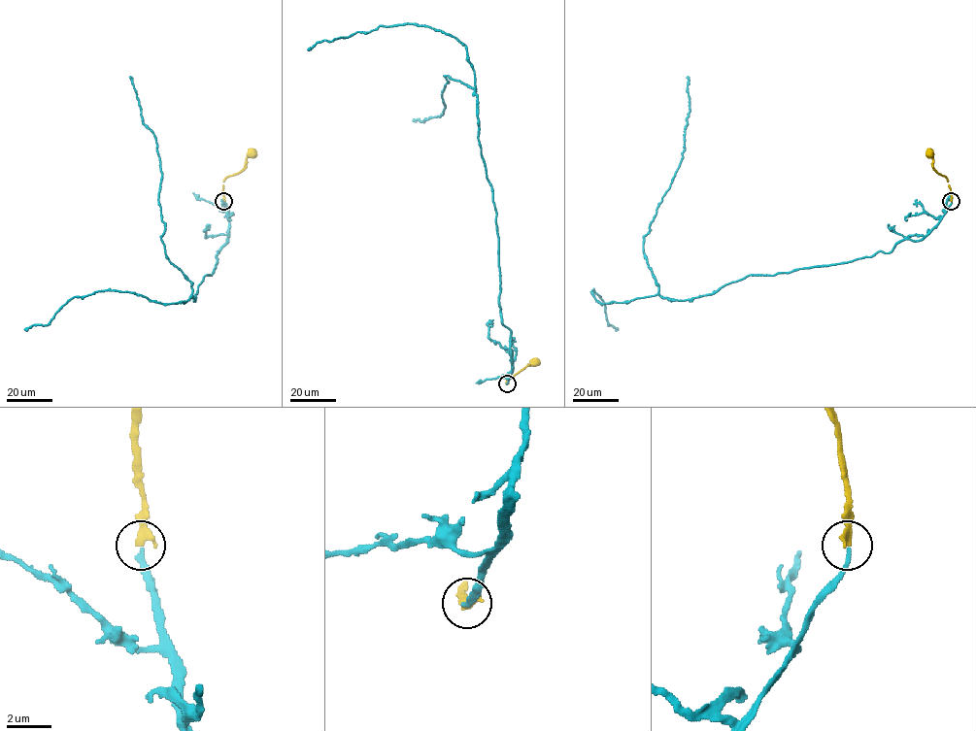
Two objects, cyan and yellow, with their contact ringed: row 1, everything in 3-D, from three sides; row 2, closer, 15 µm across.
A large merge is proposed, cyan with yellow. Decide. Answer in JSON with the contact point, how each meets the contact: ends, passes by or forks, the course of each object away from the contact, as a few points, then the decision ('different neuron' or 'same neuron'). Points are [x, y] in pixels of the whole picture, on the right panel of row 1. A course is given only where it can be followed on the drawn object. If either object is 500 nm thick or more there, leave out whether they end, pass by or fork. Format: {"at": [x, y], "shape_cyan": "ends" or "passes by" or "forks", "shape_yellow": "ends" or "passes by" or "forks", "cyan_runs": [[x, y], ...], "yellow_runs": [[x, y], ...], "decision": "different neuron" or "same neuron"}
{"at": [951, 201], "shape_cyan": "ends", "shape_yellow": "ends", "cyan_runs": [[952, 201], [922, 239], [903, 239], [889, 252], [662, 298], [643, 241], [683, 156], [688, 76]], "yellow_runs": [[952, 201], [947, 181], [933, 169], [928, 152]], "decision": "same neuron"}

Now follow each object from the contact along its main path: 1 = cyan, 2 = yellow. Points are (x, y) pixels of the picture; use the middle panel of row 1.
1: (507, 383), (511, 330), (501, 321), (496, 210), (479, 145), (476, 90), (445, 75), (442, 115), (413, 120)
2: (507, 383), (507, 380), (535, 361)

